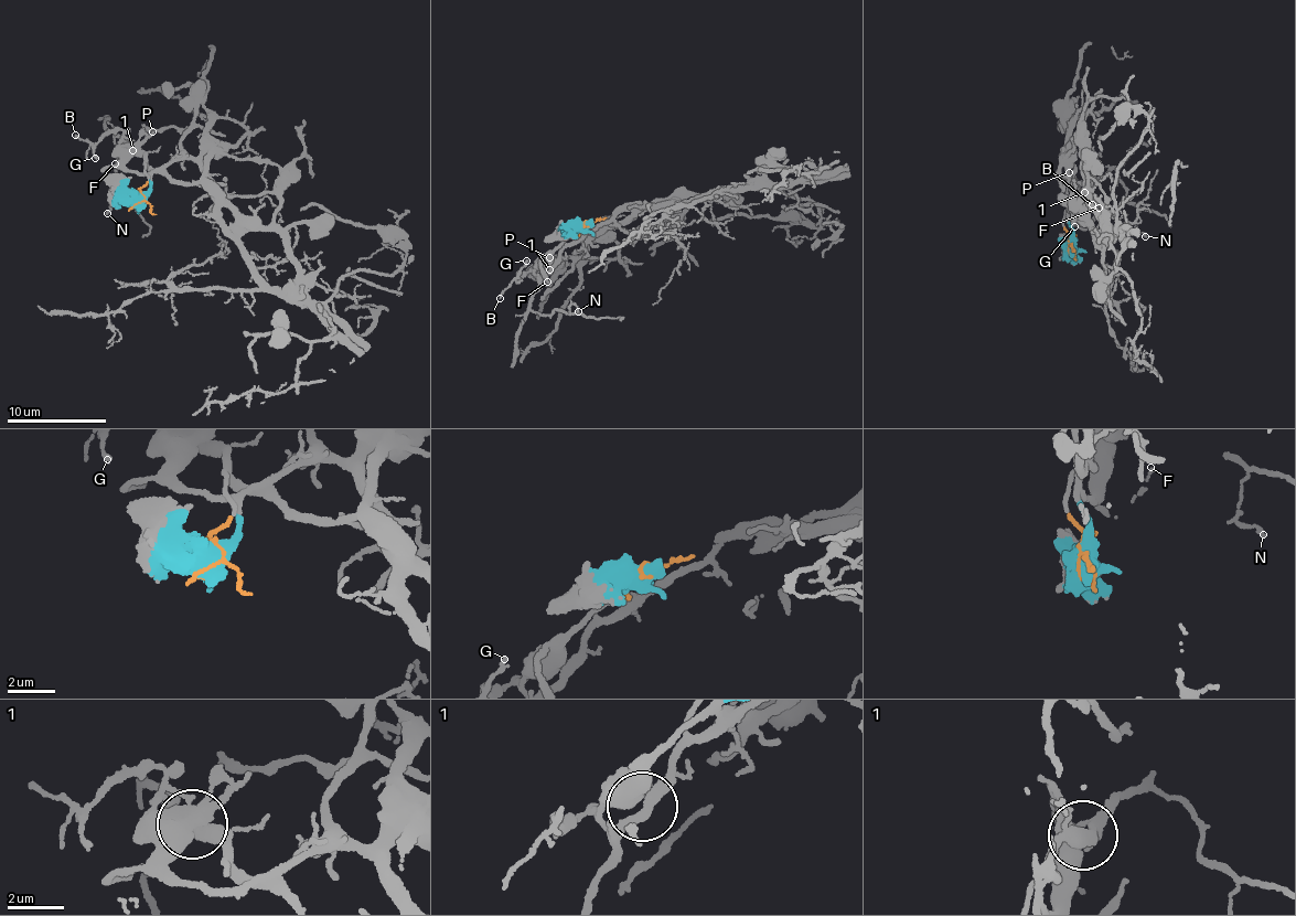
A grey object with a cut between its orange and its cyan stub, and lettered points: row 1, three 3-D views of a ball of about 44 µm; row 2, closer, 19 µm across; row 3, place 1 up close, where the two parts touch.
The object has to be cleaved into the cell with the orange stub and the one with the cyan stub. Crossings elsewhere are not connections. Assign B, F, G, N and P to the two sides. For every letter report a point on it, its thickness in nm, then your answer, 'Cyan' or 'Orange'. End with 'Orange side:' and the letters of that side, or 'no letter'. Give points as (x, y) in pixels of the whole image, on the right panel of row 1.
B: Place: (1092, 204). Thickness 140 nm. Orange
F: Place: (1099, 208). Thickness 170 nm. Cyan
G: Place: (1074, 226). Thickness 160 nm. Orange
N: Place: (1145, 236). Thickness 160 nm. Orange
P: Place: (1069, 172). Thickness 110 nm. Cyan
Orange side: B, G, N

